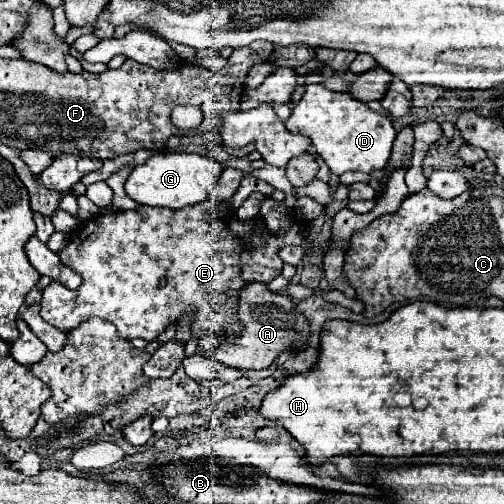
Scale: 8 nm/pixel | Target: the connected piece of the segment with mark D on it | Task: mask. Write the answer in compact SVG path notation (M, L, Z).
M307 85L303 99L291 111L285 127L291 133L307 135L317 151L317 155L327 163L333 175L345 171L371 173L383 169L389 161L395 129L389 117L371 111L363 101L353 99L347 93L335 93L325 85Z

